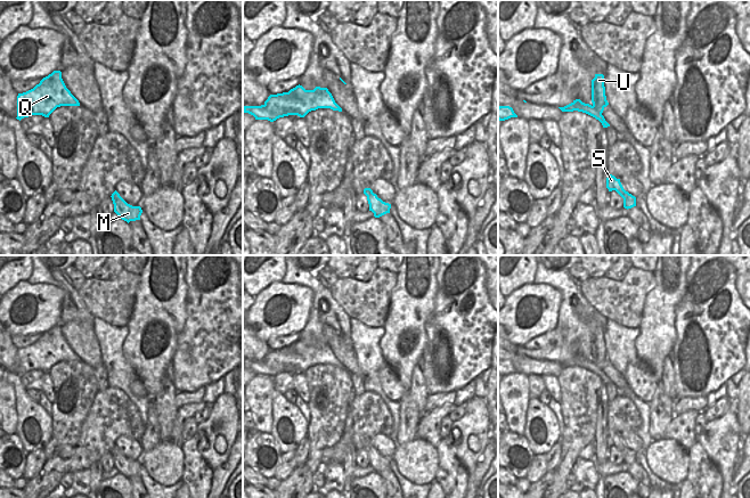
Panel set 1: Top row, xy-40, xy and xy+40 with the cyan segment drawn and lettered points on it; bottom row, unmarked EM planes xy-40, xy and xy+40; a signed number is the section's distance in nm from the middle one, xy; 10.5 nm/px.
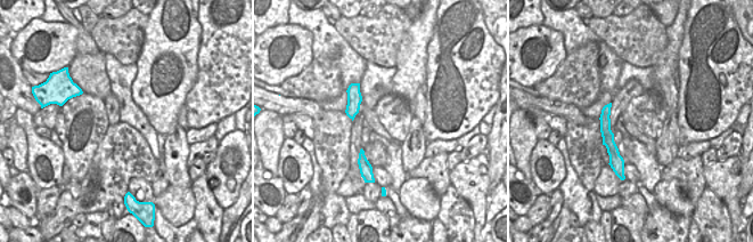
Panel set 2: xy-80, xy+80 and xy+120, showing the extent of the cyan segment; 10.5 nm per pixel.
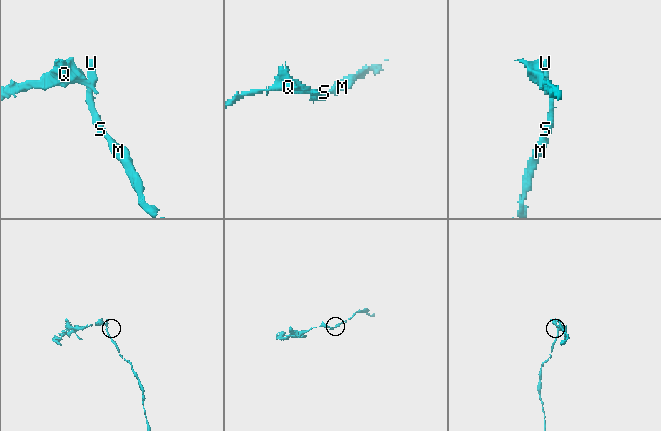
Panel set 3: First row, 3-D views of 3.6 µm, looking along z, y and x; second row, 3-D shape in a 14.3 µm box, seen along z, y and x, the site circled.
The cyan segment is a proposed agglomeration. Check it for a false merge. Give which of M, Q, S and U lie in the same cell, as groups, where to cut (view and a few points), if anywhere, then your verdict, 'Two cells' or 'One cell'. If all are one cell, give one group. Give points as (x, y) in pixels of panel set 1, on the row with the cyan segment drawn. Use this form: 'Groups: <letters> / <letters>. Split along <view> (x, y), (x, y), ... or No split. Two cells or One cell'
Groups: M S U / Q. Split along xy+40 (593, 105), (601, 114). Two cells.

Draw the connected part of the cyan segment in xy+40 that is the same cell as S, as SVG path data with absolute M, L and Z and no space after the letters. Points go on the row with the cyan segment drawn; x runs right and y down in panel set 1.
M609 174L606 178L606 188L609 191L616 190L623 198L623 207L631 209L636 206L636 197L626 191L620 182L614 175Z

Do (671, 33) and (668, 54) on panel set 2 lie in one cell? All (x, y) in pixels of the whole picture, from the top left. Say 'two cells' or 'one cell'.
one cell

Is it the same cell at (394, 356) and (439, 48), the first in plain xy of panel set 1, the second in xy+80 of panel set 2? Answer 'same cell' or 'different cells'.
different cells

